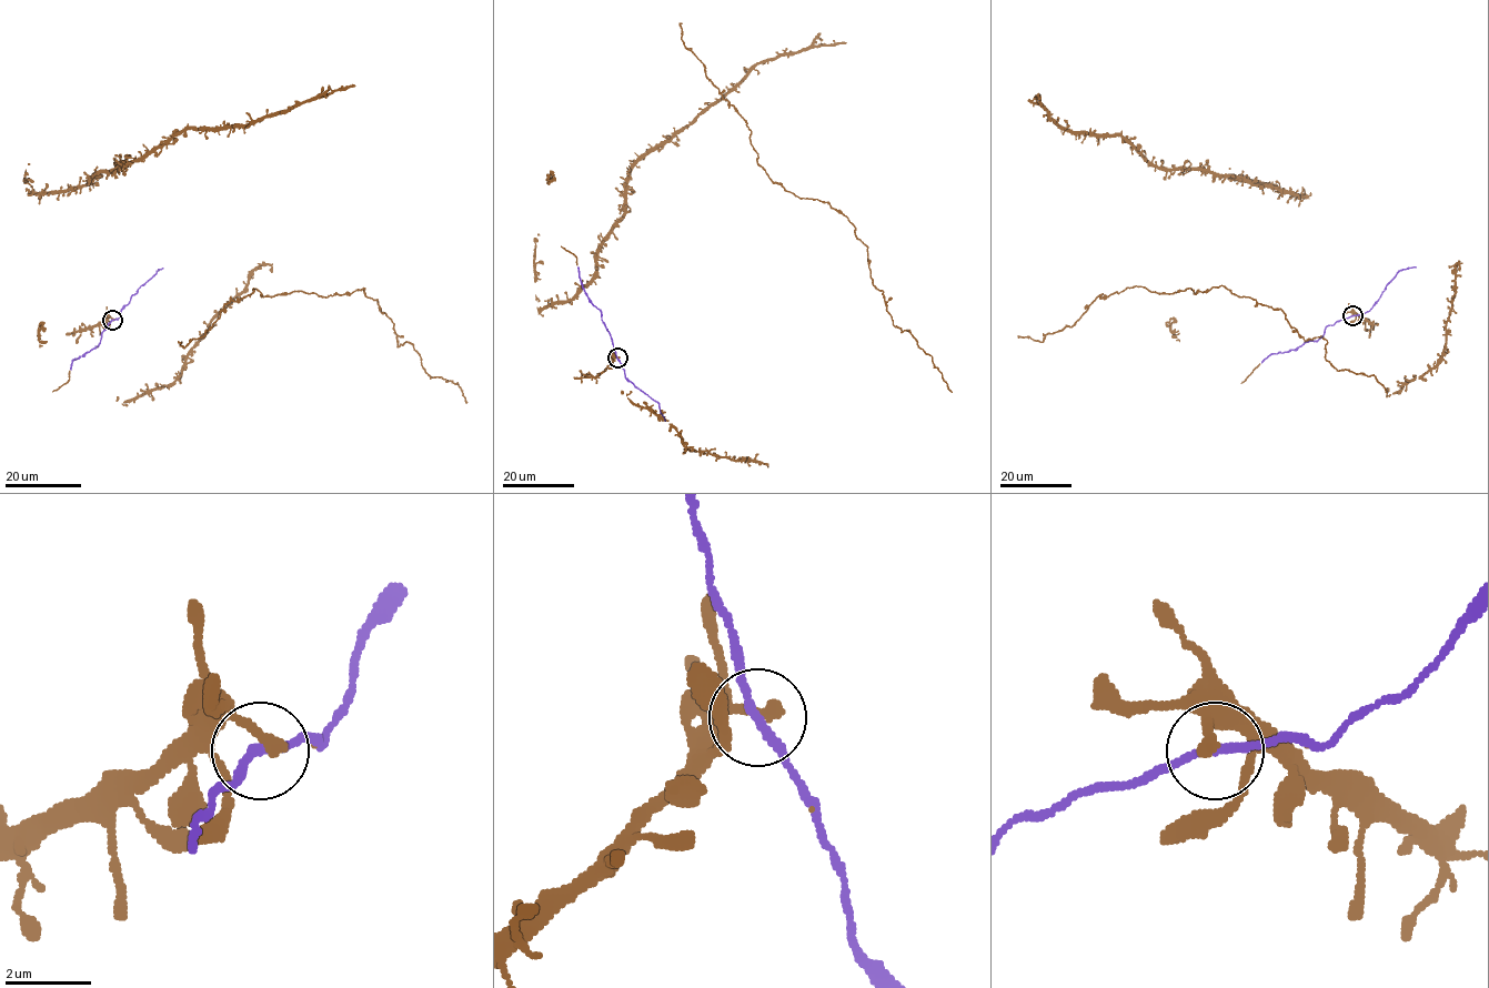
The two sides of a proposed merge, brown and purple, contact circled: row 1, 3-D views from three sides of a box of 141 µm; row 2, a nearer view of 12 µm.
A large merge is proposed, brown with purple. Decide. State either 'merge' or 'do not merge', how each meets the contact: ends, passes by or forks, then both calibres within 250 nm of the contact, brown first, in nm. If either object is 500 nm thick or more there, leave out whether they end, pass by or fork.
merge; brown ends; purple passes by; calibres 320 and 200 nm

